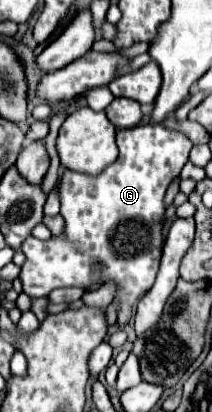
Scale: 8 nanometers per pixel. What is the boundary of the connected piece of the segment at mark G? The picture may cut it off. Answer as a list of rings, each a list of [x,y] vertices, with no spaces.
[[[140,124],[140,126],[134,126],[134,128],[122,128],[116,132],[116,144],[118,144],[118,160],[114,164],[110,164],[100,176],[88,176],[88,174],[78,174],[78,172],[72,172],[72,170],[66,170],[62,174],[62,180],[60,180],[60,200],[62,200],[62,208],[60,208],[60,214],[64,216],[64,230],[60,236],[56,236],[54,240],[36,240],[32,235],[26,238],[22,242],[22,252],[26,256],[26,262],[22,264],[20,268],[20,274],[18,274],[18,280],[22,282],[22,290],[30,296],[30,298],[40,298],[40,296],[48,296],[54,288],[64,288],[64,286],[76,286],[76,288],[82,288],[82,290],[94,290],[94,288],[100,288],[104,284],[110,284],[114,282],[116,284],[116,294],[114,294],[114,302],[118,304],[118,326],[126,326],[130,322],[130,316],[132,316],[132,306],[136,304],[138,298],[142,298],[154,284],[156,280],[156,272],[158,272],[158,266],[160,266],[160,256],[162,256],[162,226],[164,226],[164,194],[166,194],[166,188],[168,184],[180,174],[182,166],[186,164],[188,160],[188,154],[190,154],[190,148],[192,148],[192,142],[180,134],[180,132],[172,132],[172,130],[166,130],[164,126],[160,124]]]

